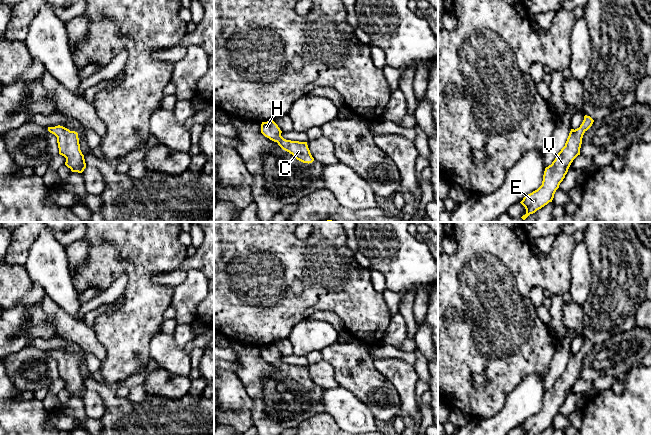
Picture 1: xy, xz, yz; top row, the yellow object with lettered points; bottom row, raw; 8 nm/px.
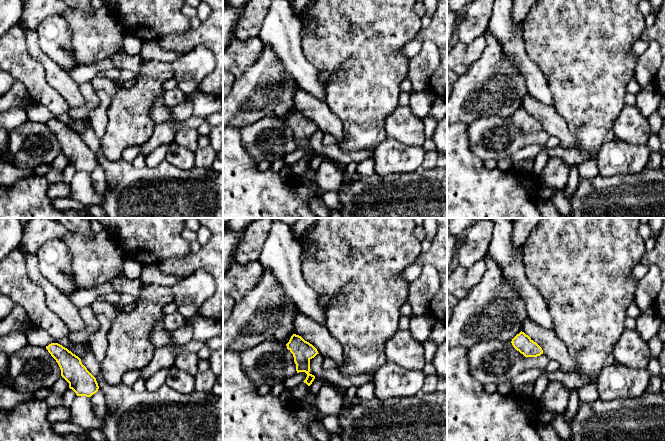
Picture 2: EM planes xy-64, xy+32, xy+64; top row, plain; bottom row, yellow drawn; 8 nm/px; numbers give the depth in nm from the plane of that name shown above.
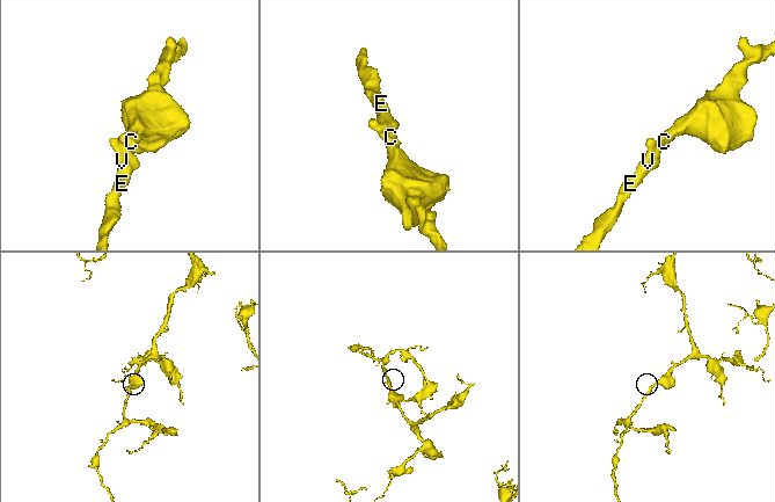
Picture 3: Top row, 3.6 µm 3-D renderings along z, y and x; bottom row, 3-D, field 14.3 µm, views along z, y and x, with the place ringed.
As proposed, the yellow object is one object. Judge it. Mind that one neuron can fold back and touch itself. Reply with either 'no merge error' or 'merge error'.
no merge error

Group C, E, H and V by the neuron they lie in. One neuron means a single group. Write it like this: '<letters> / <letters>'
C E H V

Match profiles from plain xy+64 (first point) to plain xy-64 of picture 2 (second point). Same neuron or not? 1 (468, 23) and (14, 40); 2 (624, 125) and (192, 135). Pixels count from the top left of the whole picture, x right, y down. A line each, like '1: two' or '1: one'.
1: two
2: one

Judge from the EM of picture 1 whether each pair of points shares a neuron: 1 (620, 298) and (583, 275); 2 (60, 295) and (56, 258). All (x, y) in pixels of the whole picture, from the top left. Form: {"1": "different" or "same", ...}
{"1": "different", "2": "same"}

